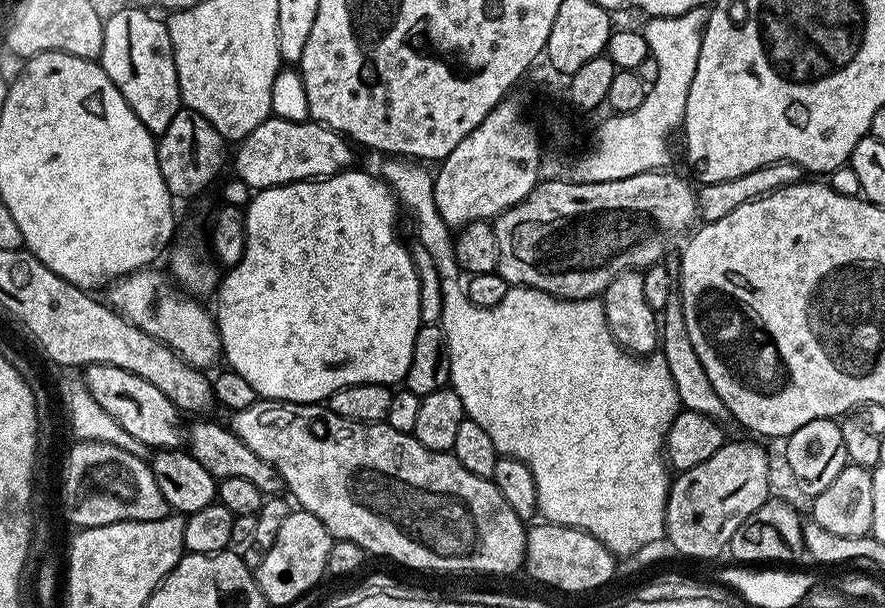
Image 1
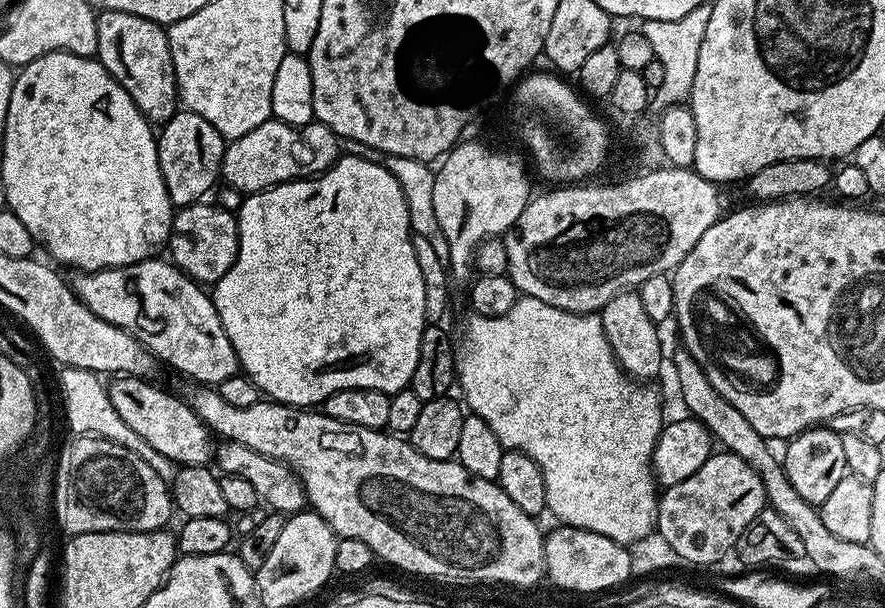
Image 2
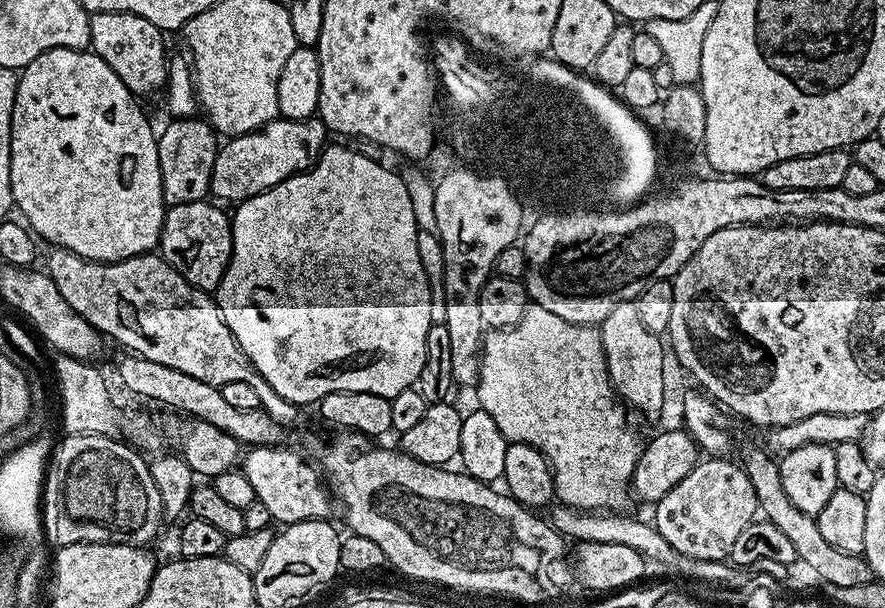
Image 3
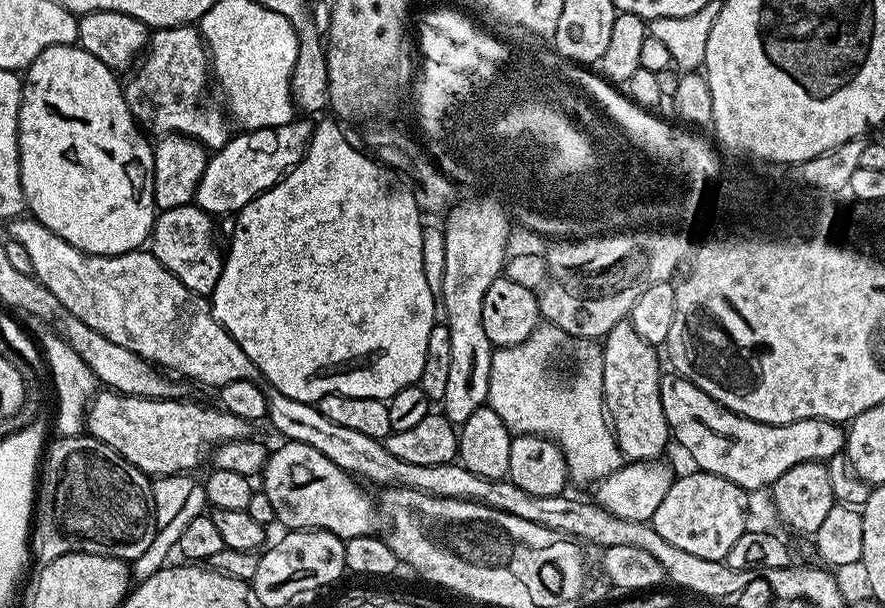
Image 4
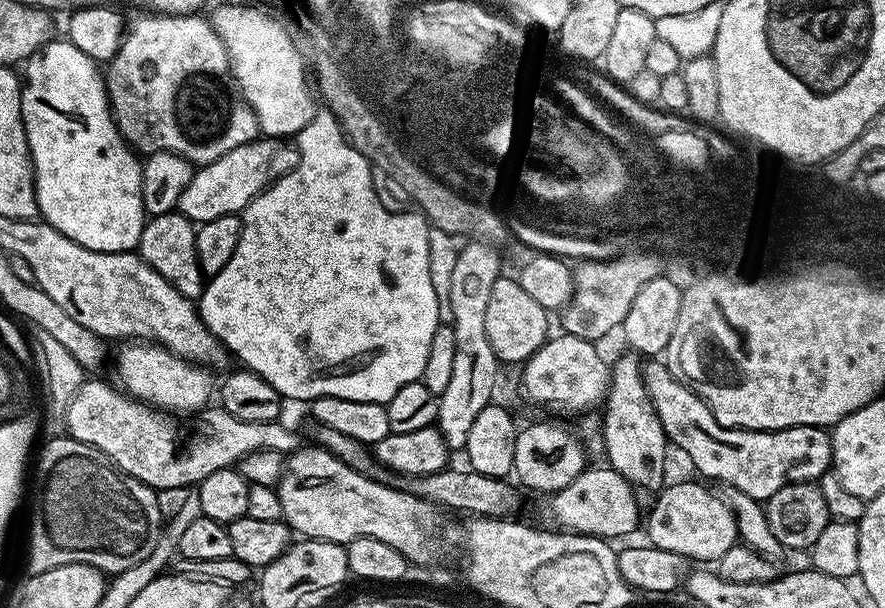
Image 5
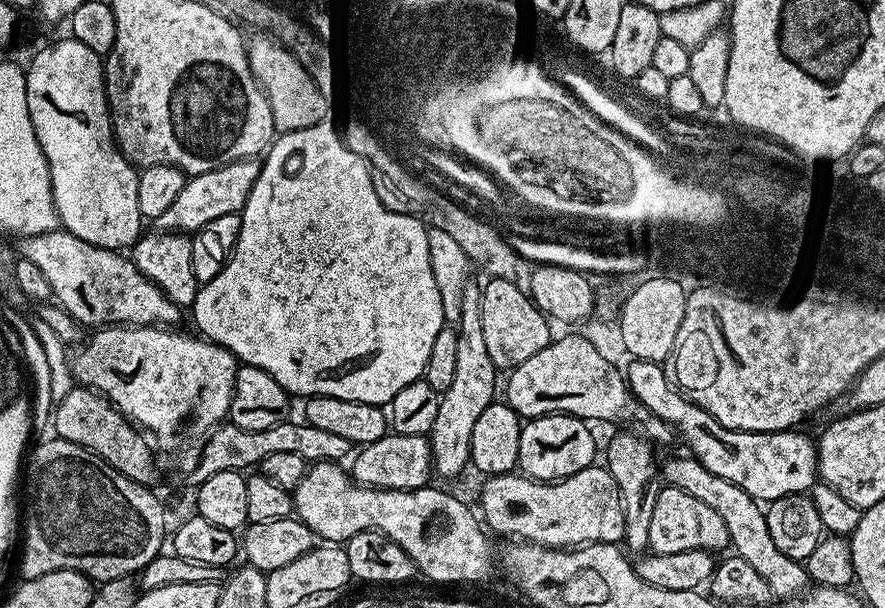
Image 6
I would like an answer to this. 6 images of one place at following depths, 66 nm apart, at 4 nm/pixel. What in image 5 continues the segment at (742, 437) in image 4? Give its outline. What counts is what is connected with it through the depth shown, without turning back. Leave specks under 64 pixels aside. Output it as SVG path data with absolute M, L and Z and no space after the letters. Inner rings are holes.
M648 358L642 364L644 381L648 396L652 400L664 433L673 445L676 444L688 455L688 460L709 481L721 480L729 484L729 489L750 494L750 498L766 502L772 495L787 484L804 481L819 481L820 477L832 467L832 437L828 428L818 426L794 426L777 432L752 432L748 428L724 428L722 422L709 408L702 397L697 396L676 373L668 369L667 363L660 358Z

